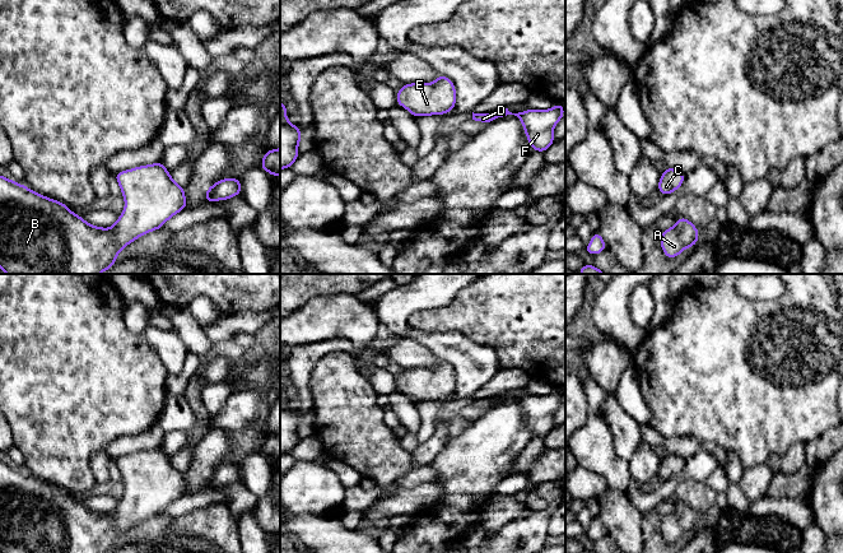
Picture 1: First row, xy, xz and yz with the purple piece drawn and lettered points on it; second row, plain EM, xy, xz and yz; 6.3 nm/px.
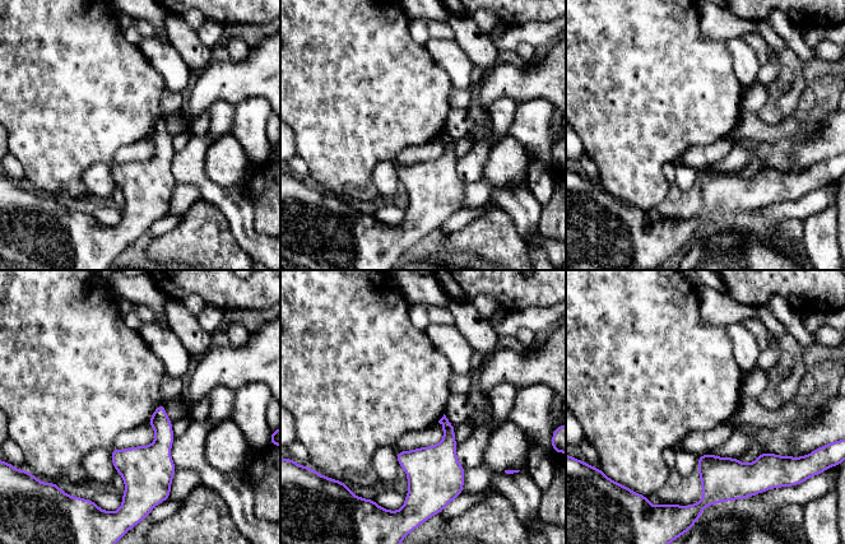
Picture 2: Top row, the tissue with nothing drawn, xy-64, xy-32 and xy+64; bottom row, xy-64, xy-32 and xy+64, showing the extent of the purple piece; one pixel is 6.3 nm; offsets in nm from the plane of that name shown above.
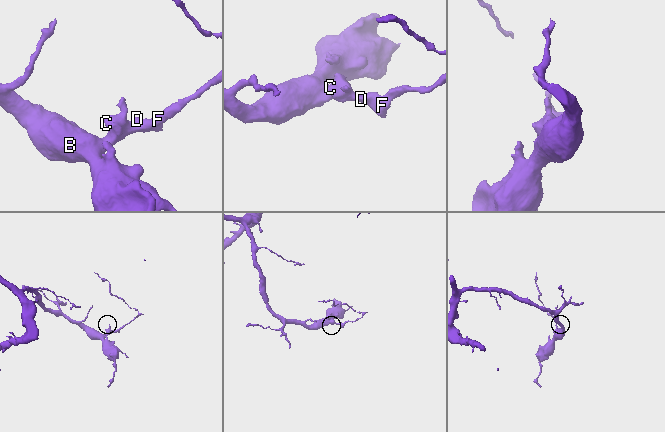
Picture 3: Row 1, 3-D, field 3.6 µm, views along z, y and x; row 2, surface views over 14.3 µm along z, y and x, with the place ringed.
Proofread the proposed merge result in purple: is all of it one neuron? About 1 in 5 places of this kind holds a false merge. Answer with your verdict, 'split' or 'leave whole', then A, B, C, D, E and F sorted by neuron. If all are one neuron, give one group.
leave whole | A B C D E F

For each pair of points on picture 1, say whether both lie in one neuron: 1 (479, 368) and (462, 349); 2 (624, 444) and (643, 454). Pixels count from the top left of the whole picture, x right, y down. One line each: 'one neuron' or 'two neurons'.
1: one neuron
2: two neurons

